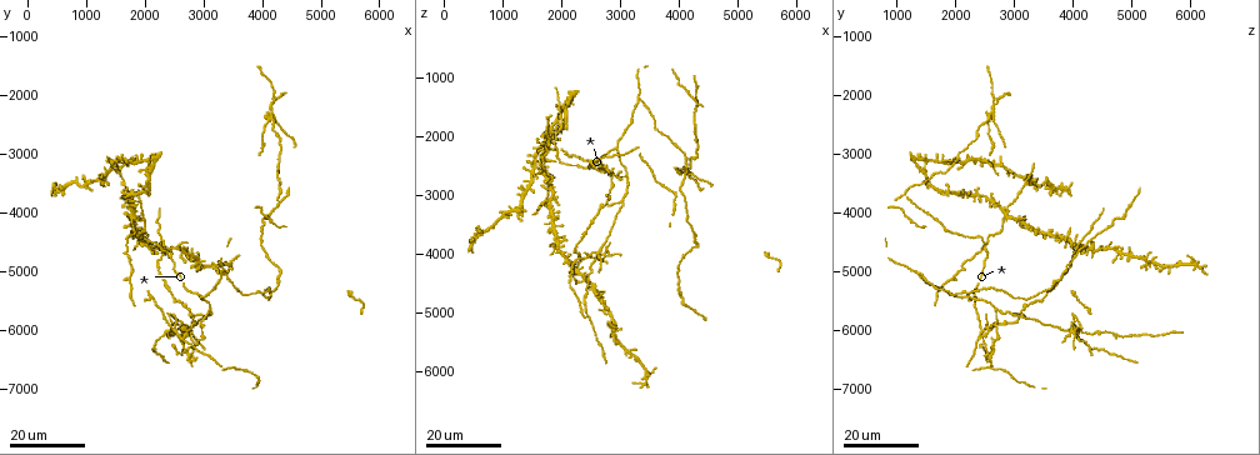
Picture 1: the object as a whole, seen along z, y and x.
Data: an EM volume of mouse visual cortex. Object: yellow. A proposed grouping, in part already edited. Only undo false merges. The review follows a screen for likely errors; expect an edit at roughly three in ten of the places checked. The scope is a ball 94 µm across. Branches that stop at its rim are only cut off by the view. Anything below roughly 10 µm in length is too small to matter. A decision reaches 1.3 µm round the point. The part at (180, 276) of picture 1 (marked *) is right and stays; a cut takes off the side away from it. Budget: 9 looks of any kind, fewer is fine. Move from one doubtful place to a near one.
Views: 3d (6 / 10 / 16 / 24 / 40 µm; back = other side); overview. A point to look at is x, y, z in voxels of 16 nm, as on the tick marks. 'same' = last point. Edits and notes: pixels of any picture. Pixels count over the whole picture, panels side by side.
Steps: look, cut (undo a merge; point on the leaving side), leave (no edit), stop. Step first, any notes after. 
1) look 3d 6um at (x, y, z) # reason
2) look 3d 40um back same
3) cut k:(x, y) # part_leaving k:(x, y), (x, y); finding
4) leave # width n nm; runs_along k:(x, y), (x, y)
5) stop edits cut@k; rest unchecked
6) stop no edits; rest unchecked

look 3d 16um at (3150, 5700, 2650) # a fork

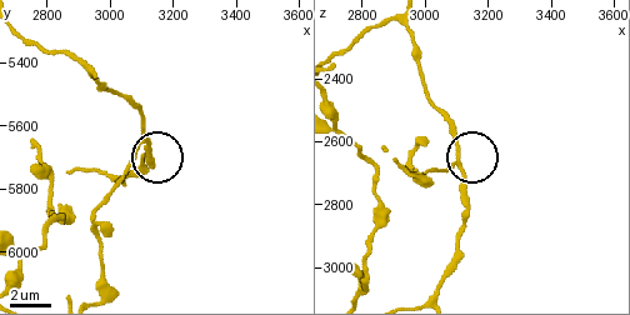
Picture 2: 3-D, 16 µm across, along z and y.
look 3d 10um at (3100, 5660, 2680)

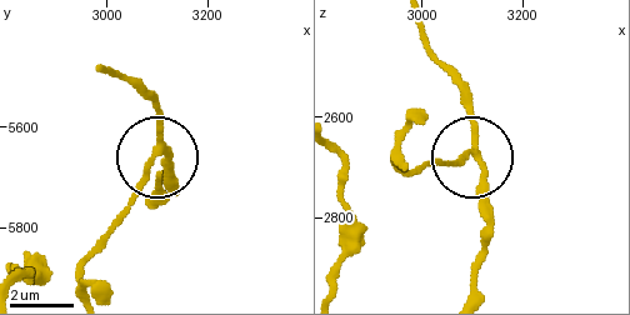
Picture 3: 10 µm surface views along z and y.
leave # width 180 nm; runs_along 3:(416, 24), (430, 56), (459, 89), (470, 120), (486, 239); all the same cell

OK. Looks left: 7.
look 3d 16um at (3300, 5050, 1400)

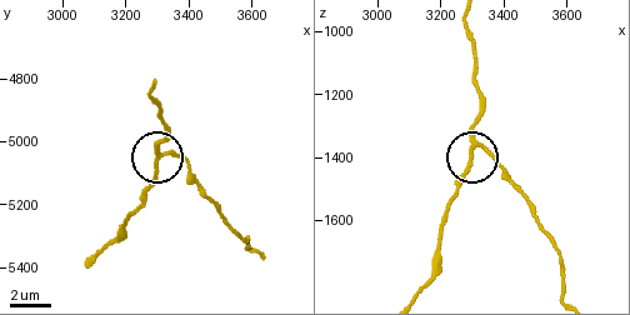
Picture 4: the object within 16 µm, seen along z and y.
look 3d 6um at (3310, 5050, 1360)

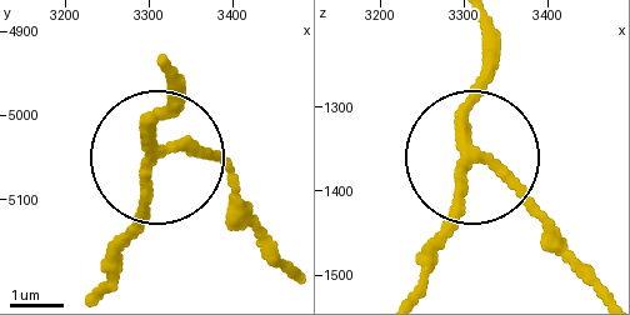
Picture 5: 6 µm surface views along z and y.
leave # runs_along 5:(108, 291), (165, 76); one cell here

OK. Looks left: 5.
look 3d 16um at (2950, 5450, 2200) # arms part here

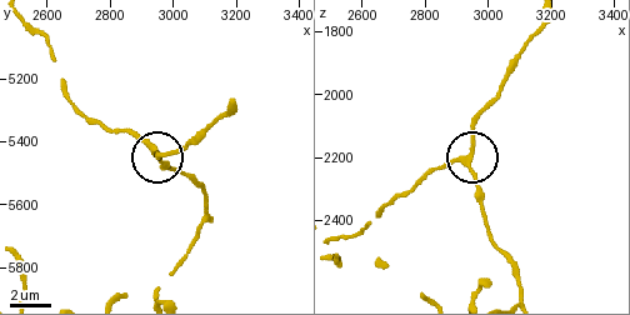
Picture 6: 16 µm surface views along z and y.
look 3d 10um same # zoom in

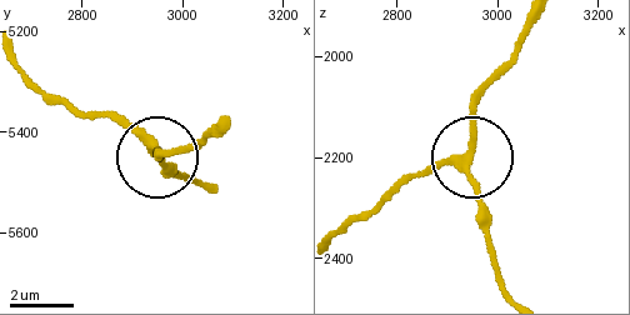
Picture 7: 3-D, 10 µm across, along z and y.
leave # arms 3; continuous, no second cell

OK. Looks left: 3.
look 3d 16um at (1800, 4000, 2800) # small branch off a trunk

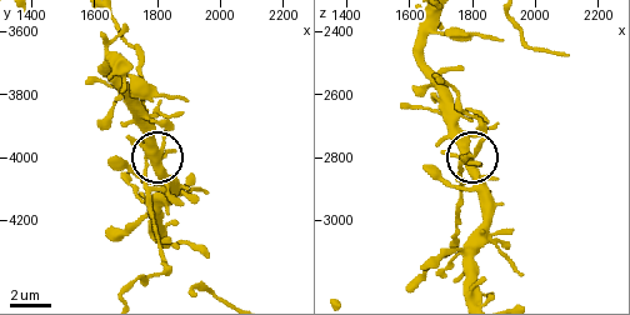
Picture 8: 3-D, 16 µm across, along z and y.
look 3d 10um at (1780, 4020, 2830)

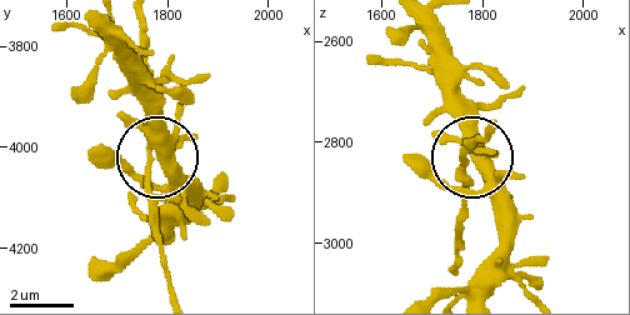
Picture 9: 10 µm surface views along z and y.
leave # arms 5; one cell here

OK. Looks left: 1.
stop no edits; rest unchecked

